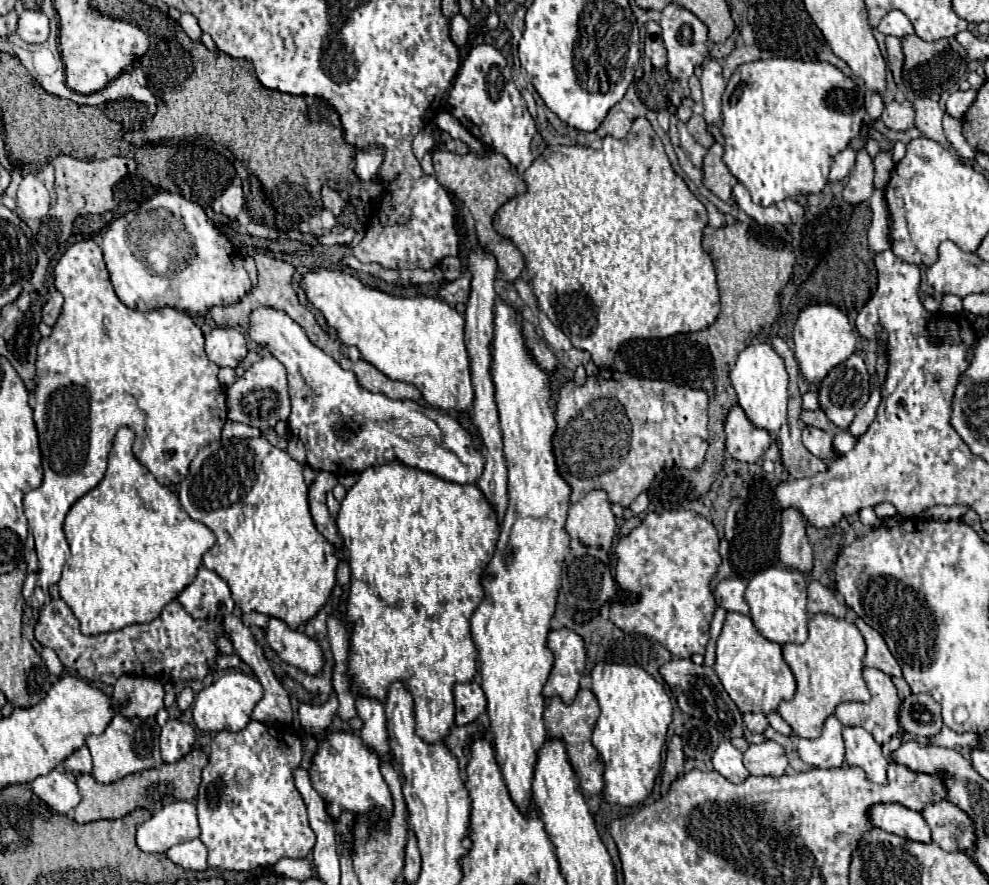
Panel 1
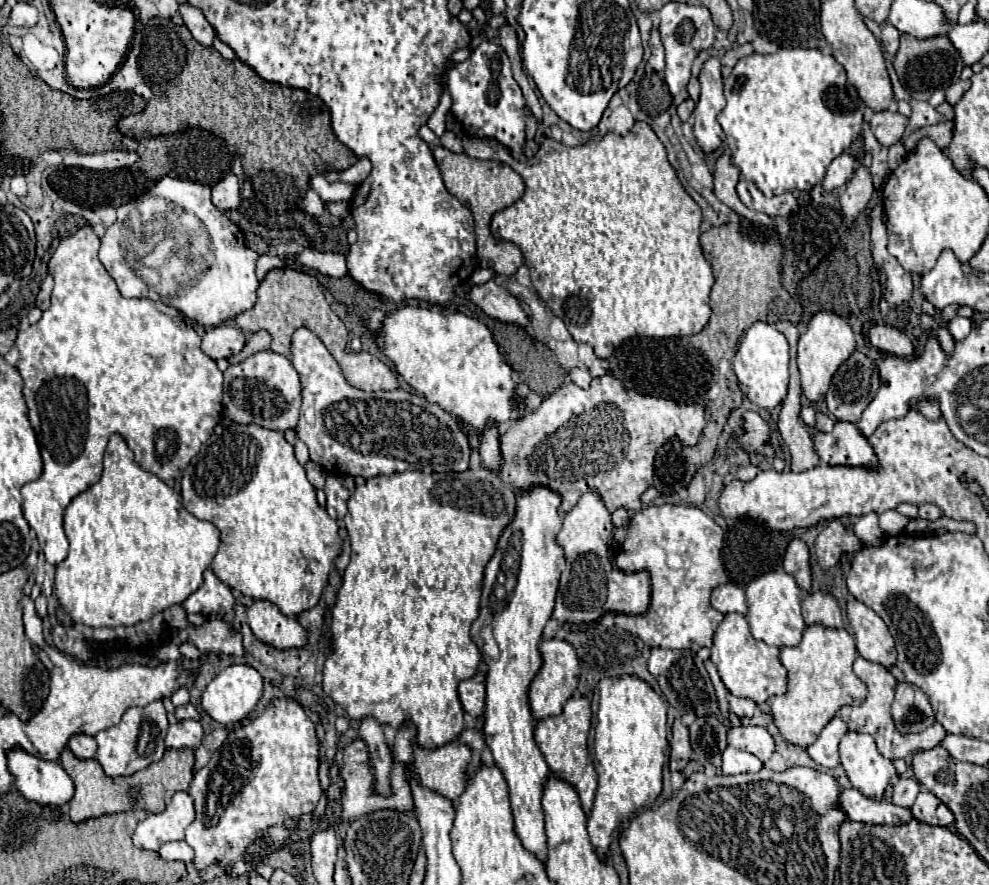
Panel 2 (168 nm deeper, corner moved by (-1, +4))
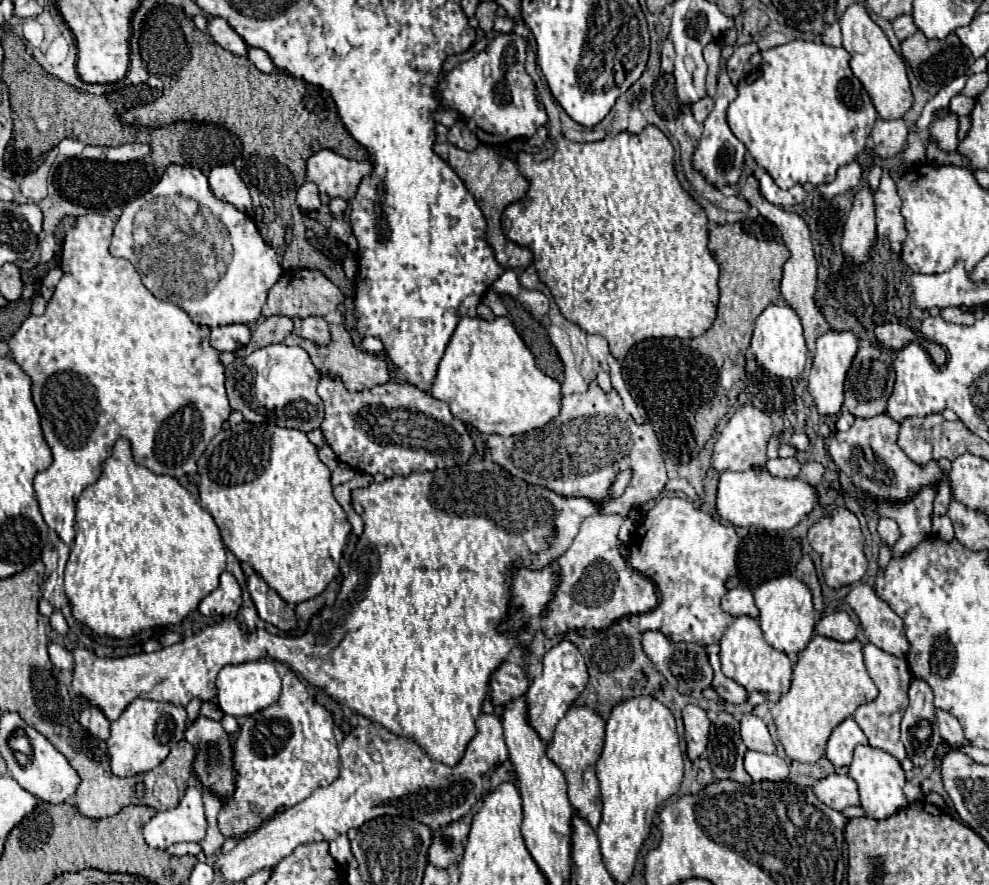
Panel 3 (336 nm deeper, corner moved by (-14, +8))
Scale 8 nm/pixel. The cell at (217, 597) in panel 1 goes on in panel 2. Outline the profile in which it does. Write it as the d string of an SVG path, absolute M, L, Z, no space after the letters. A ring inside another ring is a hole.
M210 569L204 571L204 583L182 603L188 613L200 613L206 617L222 617L234 607L234 597L228 585L224 585Z

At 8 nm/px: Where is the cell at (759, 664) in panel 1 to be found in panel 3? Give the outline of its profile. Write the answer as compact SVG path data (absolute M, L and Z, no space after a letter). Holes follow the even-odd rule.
M737 617L731 627L721 637L721 669L723 673L745 687L747 691L761 691L761 693L785 693L791 683L791 661L785 653L775 651L767 641L763 639L763 631L759 627L759 621L753 617Z

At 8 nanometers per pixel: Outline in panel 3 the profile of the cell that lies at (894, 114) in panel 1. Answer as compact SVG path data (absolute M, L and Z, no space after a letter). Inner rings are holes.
M877 119L871 139L873 139L873 151L881 159L891 159L903 149L907 141L907 125L903 119L895 119L895 121Z

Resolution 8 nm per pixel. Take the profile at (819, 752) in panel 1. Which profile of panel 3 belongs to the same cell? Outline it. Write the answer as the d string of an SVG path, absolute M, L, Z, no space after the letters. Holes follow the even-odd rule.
M849 717L833 729L833 733L827 741L827 755L825 757L837 767L849 765L851 757L853 757L853 749L857 745L867 745L867 737L861 731L861 727L855 723L855 719Z

